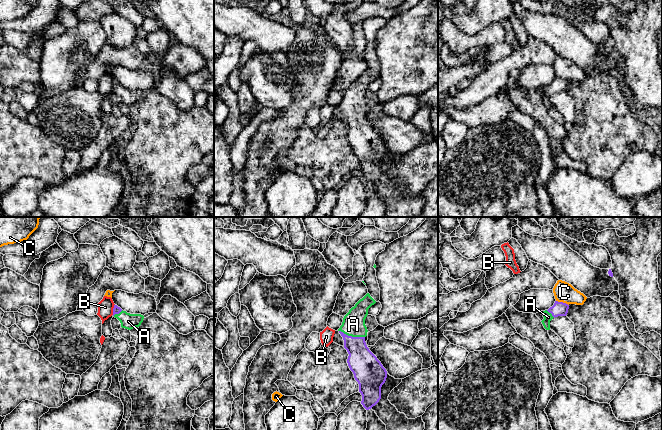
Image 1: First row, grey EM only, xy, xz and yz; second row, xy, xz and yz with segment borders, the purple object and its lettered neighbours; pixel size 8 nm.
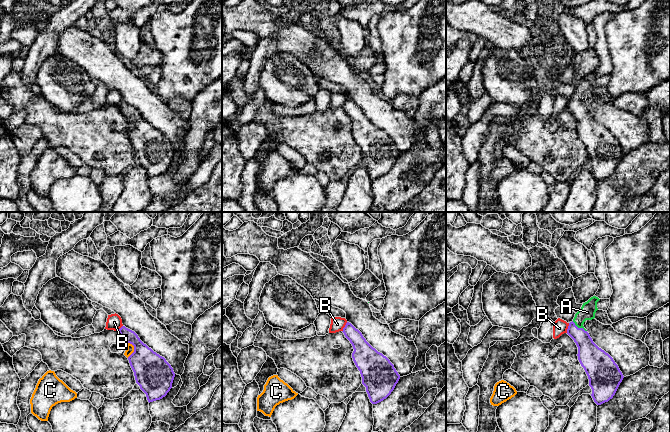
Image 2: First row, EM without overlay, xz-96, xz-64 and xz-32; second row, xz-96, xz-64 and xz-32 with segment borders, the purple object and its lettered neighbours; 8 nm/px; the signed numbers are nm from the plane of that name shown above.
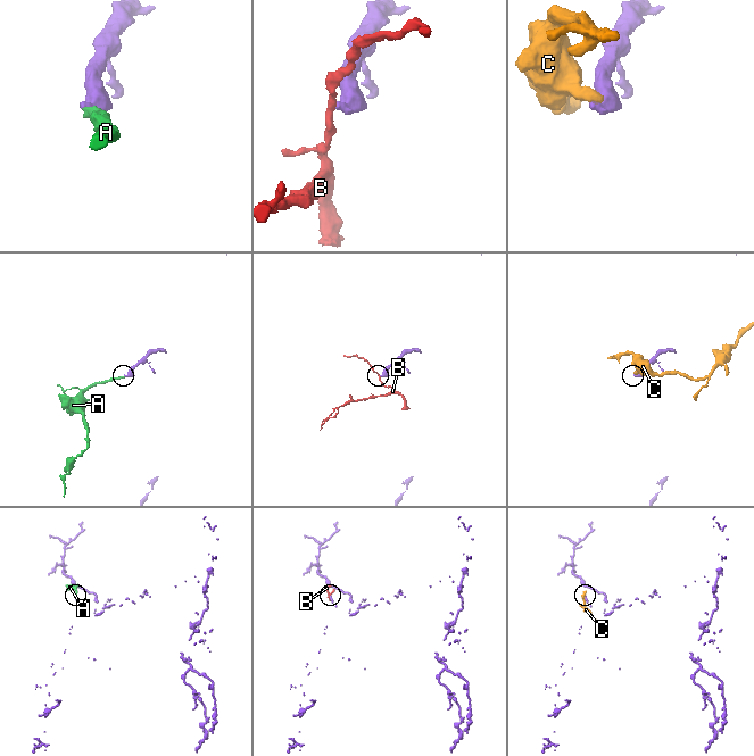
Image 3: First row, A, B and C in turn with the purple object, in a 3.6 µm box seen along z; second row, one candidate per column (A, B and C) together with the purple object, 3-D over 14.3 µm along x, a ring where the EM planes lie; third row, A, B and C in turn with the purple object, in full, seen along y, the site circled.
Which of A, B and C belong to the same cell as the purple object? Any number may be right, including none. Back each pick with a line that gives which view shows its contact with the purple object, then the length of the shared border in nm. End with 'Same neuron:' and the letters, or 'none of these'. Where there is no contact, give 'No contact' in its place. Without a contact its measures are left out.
A: Touches purple in xz. Shared border 220 nm
Same neuron: A

